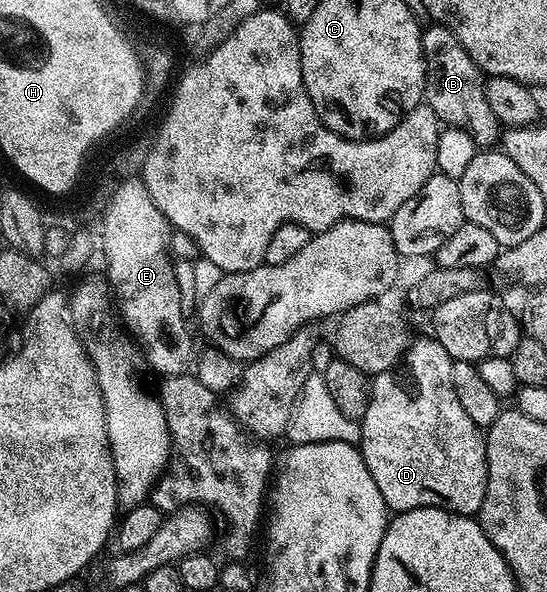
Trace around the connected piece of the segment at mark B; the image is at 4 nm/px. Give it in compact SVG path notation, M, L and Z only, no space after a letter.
M435 22L429 23L420 33L420 41L424 55L424 100L434 110L441 125L466 130L466 134L470 134L477 149L491 149L502 135L502 125L494 114L494 110L490 110L490 102L486 102L485 77L480 68L472 61L470 54L466 54L462 42L458 42L458 38L454 38L454 34L449 28L444 28Z

